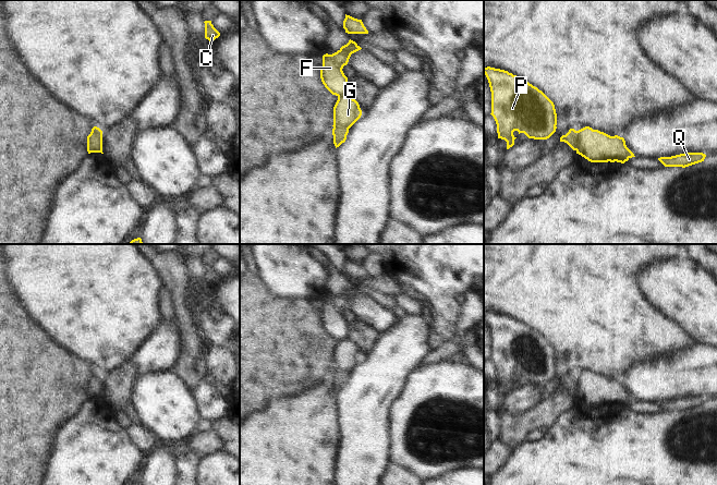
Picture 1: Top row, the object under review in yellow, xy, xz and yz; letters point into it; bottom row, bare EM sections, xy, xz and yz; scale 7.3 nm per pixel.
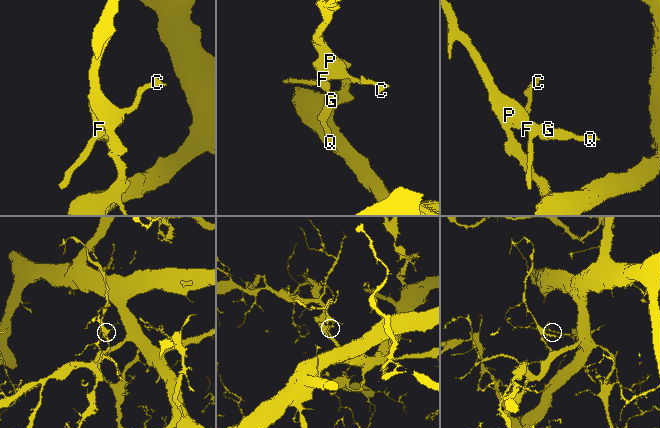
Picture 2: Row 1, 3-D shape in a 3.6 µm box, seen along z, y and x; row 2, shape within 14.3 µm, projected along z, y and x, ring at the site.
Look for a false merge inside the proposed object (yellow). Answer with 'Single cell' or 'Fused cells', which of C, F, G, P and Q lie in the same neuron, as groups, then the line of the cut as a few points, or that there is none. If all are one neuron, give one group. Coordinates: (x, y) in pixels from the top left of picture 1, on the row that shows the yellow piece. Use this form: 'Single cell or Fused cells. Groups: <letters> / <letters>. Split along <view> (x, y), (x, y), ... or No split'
Fused cells. Groups: C F P / G Q. Split along yz (578, 131), (578, 147), (575, 149).

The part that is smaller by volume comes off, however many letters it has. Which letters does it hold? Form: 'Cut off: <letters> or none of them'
Cut off: G, Q

